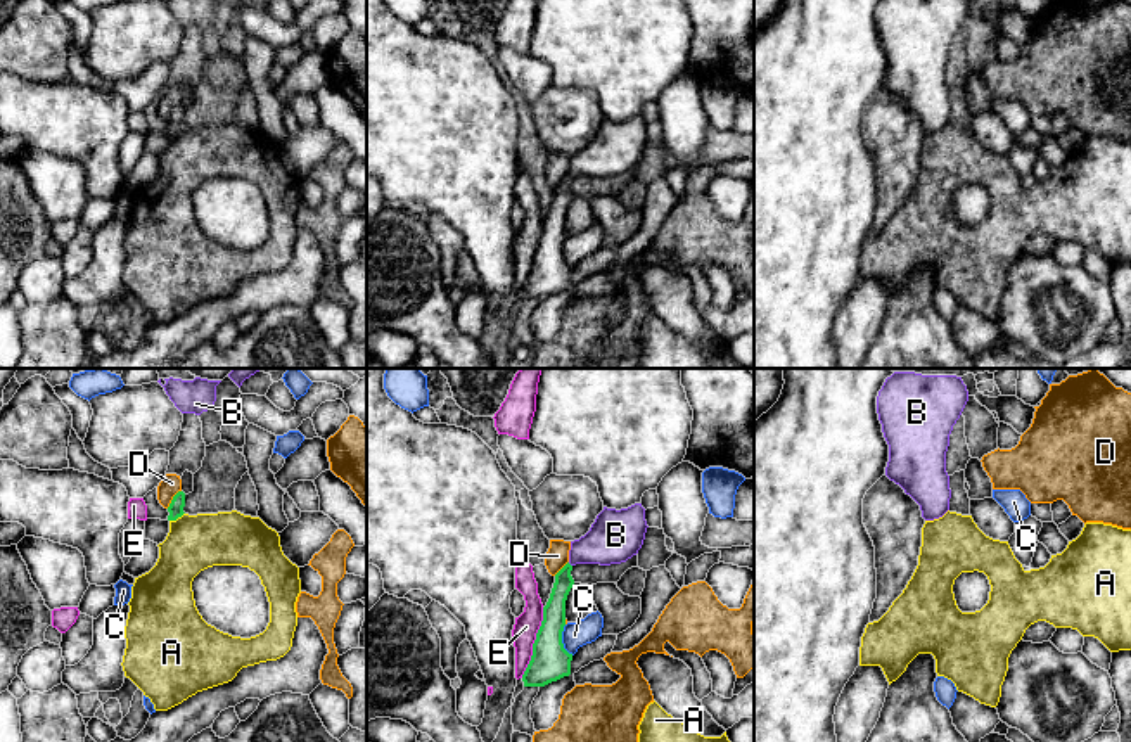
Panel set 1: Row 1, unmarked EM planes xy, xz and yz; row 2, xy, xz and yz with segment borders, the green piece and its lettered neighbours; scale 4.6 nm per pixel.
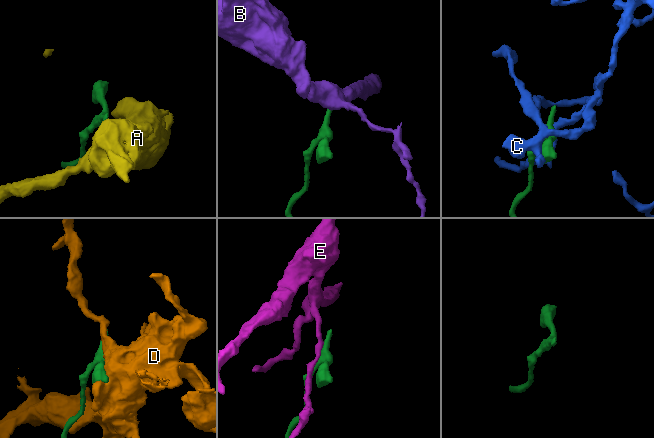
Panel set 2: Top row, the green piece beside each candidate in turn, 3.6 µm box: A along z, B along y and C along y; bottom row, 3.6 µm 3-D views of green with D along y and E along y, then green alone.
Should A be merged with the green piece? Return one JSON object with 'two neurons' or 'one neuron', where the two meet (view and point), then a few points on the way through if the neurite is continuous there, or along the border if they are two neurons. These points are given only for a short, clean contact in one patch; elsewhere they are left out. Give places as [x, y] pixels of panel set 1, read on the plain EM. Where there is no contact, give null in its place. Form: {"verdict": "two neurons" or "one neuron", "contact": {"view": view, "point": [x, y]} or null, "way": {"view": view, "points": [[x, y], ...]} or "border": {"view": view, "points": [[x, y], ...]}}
{"verdict": "two neurons", "contact": {"view": "xy", "point": [177, 130]}, "border": {"view": "xy", "points": [[184, 125], [170, 134]]}}

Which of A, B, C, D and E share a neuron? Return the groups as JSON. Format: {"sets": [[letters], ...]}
{"sets": [["A"], ["B"], ["C"], ["D"], ["E"]]}

